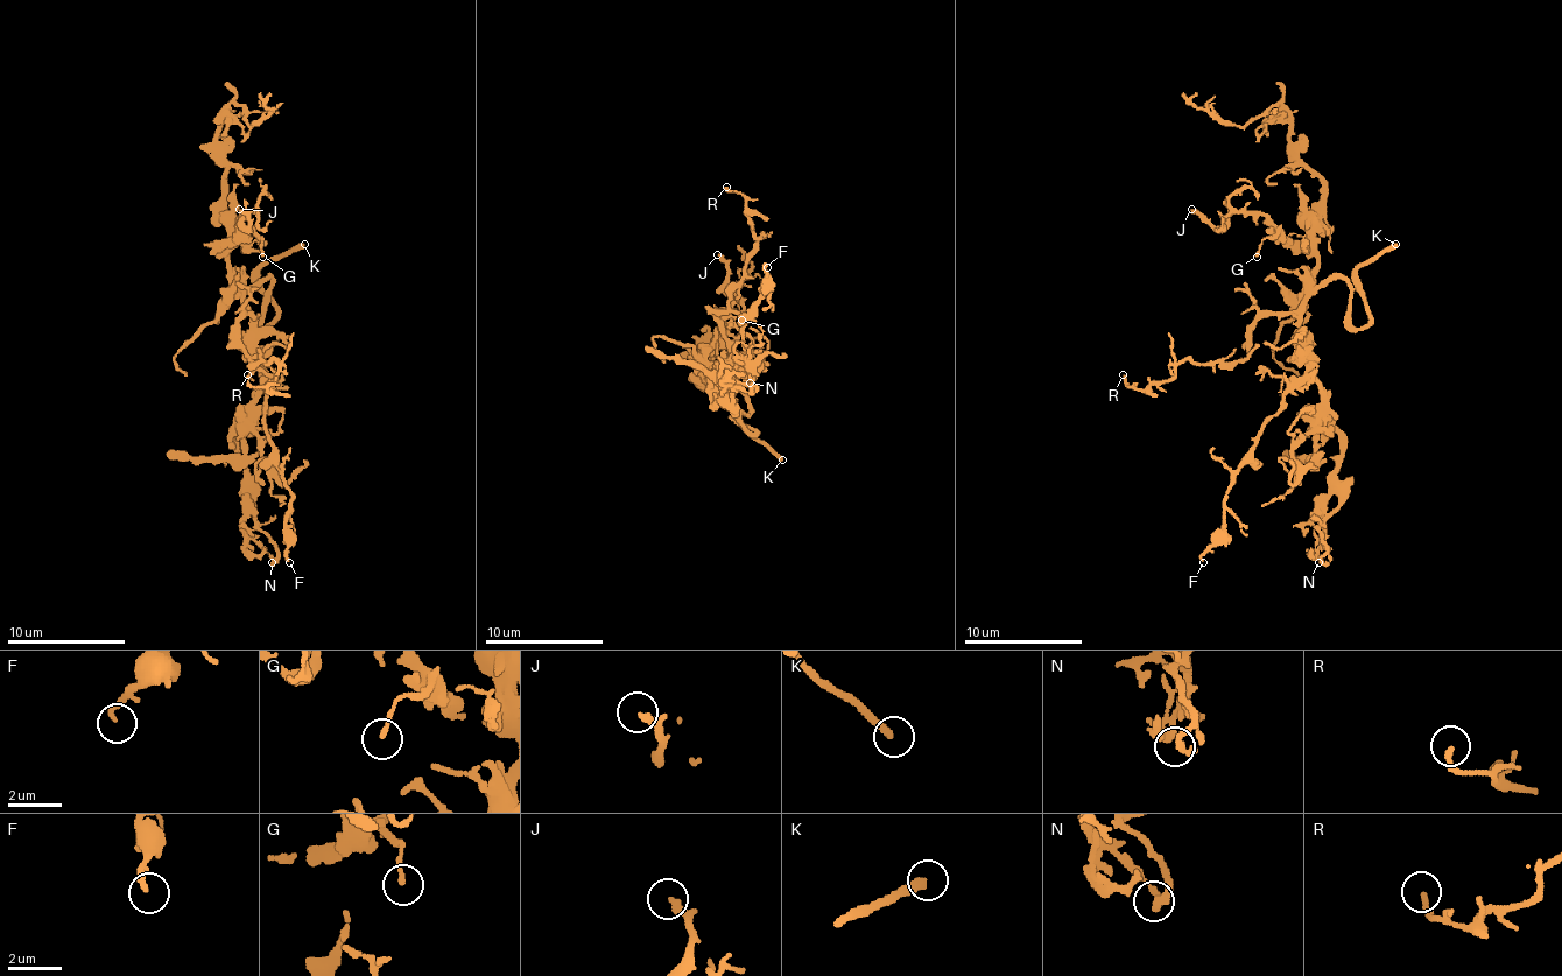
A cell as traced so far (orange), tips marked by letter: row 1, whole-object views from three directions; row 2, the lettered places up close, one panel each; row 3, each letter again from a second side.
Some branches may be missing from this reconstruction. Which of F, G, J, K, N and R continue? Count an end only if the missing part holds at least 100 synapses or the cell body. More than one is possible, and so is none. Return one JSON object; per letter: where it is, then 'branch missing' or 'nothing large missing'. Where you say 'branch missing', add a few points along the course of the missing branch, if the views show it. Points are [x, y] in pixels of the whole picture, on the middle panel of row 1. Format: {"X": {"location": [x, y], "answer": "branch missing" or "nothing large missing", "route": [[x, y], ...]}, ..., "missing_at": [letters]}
{"F": {"location": [767, 267], "answer": "nothing large missing"}, "G": {"location": [741, 320], "answer": "nothing large missing"}, "J": {"location": [717, 254], "answer": "nothing large missing"}, "K": {"location": [782, 460], "answer": "branch missing", "route": [[782, 460], [797, 481], [869, 546], [871, 536], [848, 506], [786, 448], [673, 404], [682, 404], [709, 421]]}, "N": {"location": [750, 383], "answer": "nothing large missing"}, "R": {"location": [726, 187], "answer": "nothing large missing"}, "missing_at": ["K"]}

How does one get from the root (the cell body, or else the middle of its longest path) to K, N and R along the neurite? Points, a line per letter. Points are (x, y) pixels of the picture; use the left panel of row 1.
K: (236, 292), (247, 292), (268, 276), (266, 328), (274, 318), (278, 303), (262, 289), (260, 271), (304, 244)
N: (236, 292), (251, 318), (251, 363), (266, 384), (236, 428), (236, 458), (251, 514), (278, 553), (272, 562)
R: (236, 292), (251, 309), (239, 322), (239, 348), (253, 363), (278, 366), (266, 390), (247, 374)

